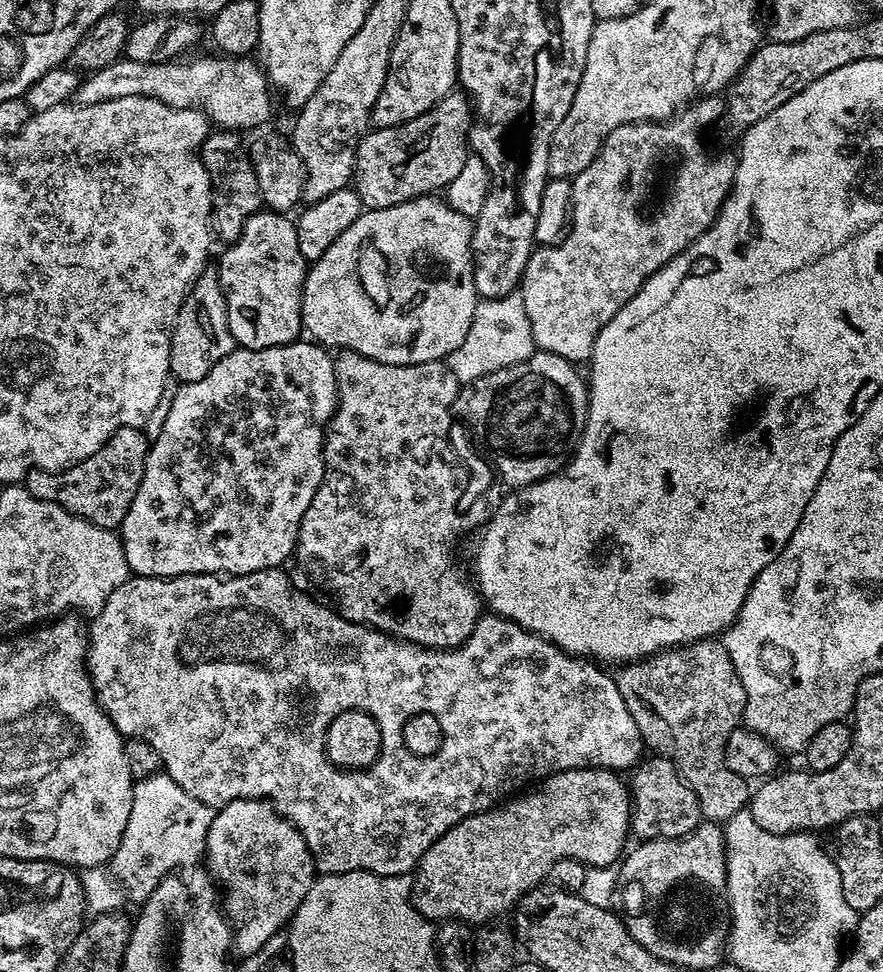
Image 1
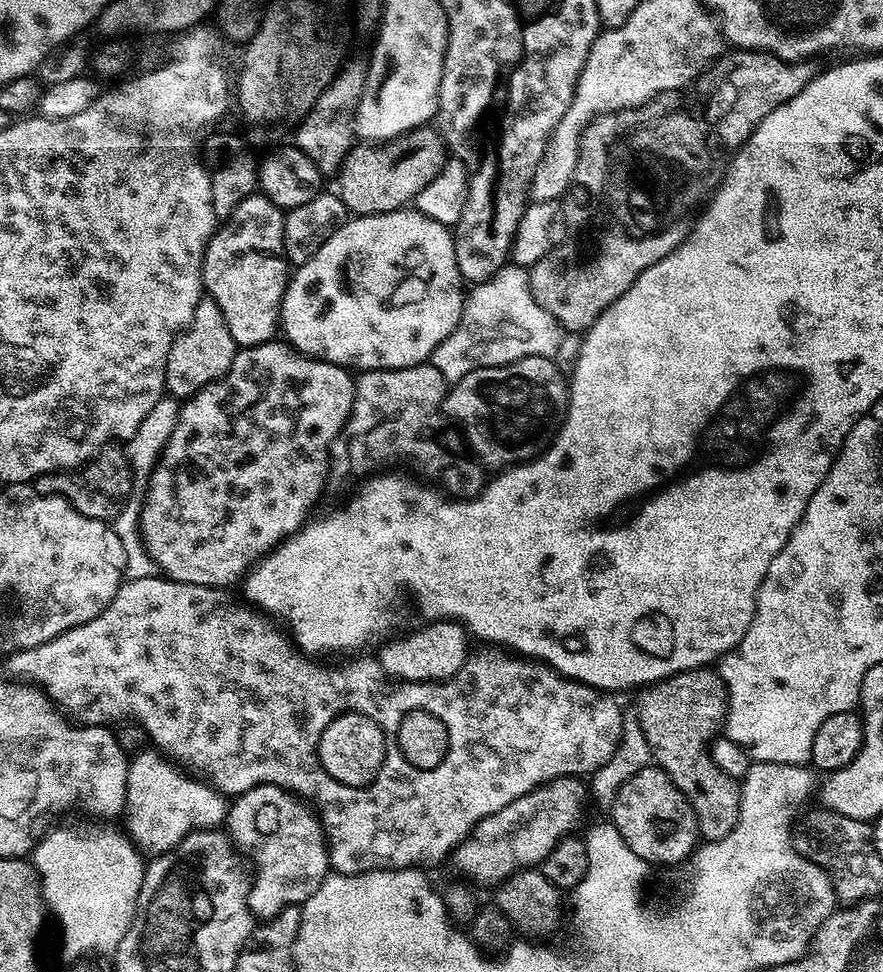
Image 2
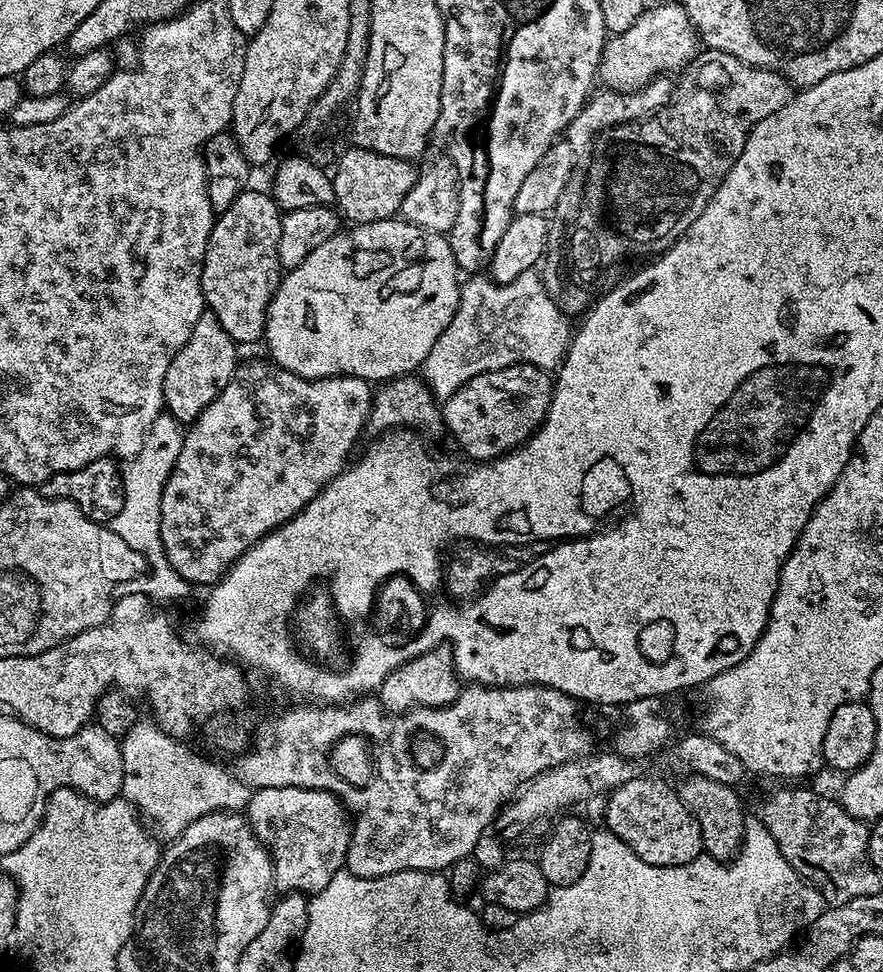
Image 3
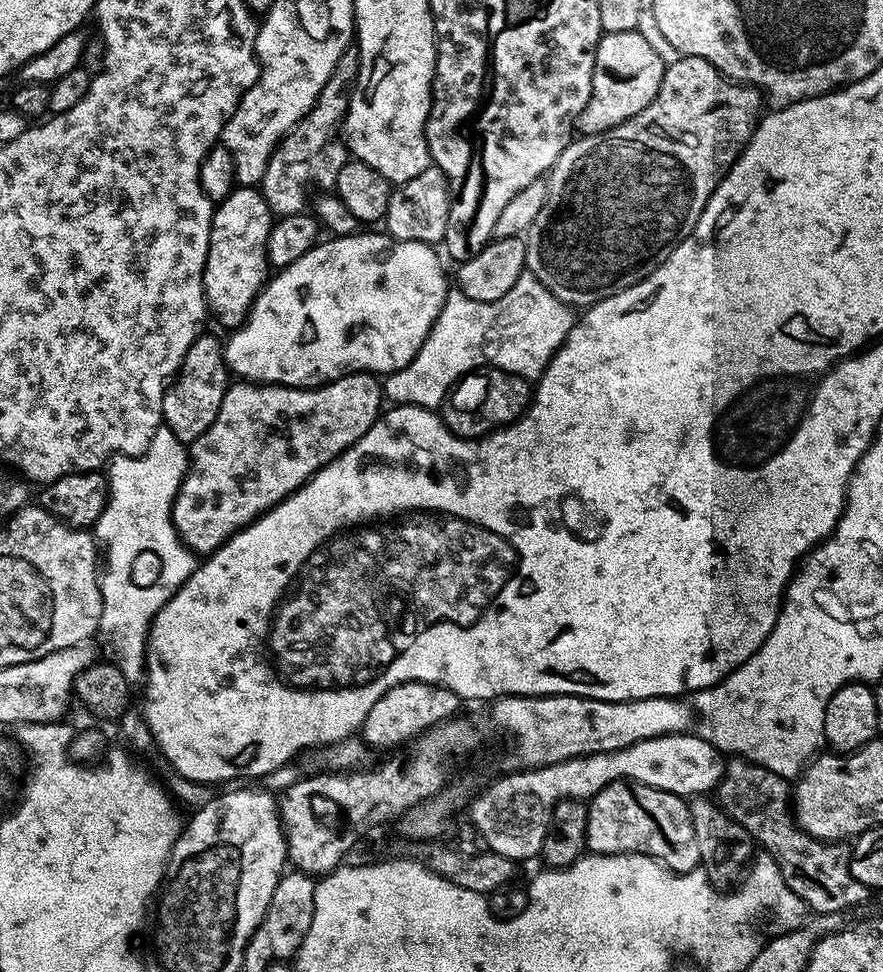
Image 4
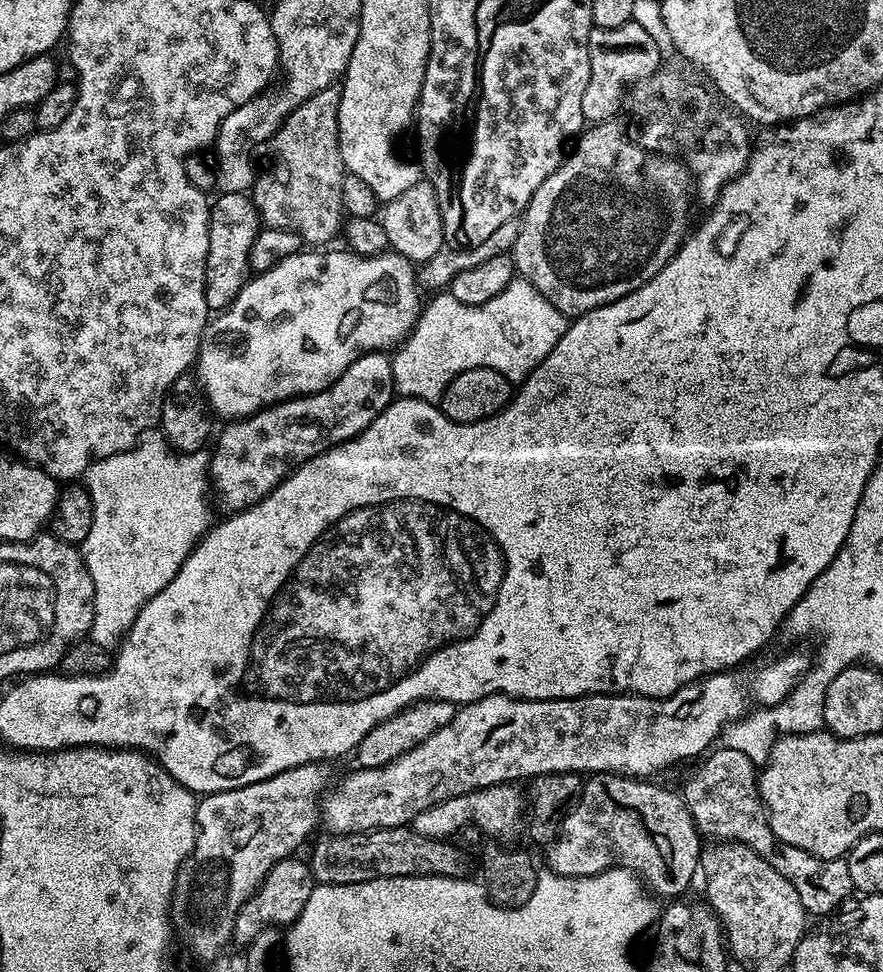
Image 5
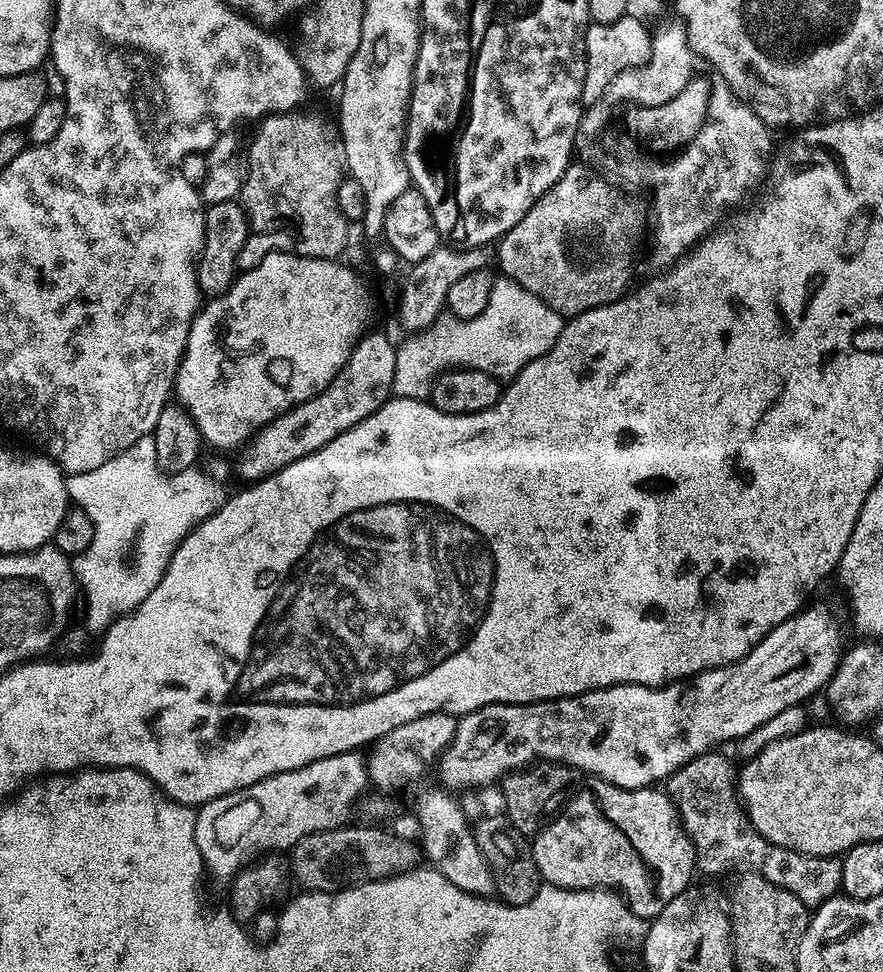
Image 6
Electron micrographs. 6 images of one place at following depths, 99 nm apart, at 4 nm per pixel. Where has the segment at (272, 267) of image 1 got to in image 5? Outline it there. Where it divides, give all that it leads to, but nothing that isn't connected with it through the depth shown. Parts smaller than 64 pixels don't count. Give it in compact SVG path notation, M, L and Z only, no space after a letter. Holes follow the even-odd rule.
M226 192L217 195L208 214L208 233L210 246L206 254L206 274L204 275L204 293L209 309L229 308L238 298L250 279L250 246L260 233L262 221L251 195L242 192Z

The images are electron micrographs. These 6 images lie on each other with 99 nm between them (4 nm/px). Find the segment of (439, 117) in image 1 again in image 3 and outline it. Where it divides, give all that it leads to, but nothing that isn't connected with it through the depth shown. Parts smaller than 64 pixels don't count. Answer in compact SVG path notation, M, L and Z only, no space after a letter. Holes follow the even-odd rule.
M349 146L341 154L336 172L331 173L335 207L341 217L352 226L393 219L400 211L402 198L406 198L406 194L410 194L410 186L414 186L418 175L416 166L410 160Z

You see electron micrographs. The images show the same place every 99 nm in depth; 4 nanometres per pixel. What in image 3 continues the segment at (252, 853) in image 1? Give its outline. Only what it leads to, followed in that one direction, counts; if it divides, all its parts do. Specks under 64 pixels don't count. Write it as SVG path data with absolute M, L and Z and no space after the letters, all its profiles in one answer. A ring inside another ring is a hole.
M258 788L248 799L246 819L252 832L268 849L274 865L274 884L281 893L321 892L334 878L334 874L345 867L344 855L348 852L348 842L352 837L349 813L334 794L319 792L313 788Z

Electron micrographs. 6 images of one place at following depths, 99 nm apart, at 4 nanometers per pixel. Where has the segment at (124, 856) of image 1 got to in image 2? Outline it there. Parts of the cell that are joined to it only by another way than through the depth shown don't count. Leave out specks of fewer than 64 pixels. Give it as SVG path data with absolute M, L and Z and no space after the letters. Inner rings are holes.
M145 750L131 757L122 816L128 819L127 835L141 853L155 858L179 846L192 832L219 829L229 807L215 788L188 775L159 751Z

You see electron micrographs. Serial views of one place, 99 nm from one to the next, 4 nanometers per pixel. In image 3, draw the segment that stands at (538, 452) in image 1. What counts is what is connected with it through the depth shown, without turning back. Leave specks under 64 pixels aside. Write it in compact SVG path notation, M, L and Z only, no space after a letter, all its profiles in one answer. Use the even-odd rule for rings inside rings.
M515 364L498 370L490 370L478 374L466 381L450 399L442 404L442 424L448 427L450 435L456 439L456 444L469 456L472 462L487 462L499 460L507 452L527 442L544 423L548 407L552 401L553 377L545 369L533 364Z

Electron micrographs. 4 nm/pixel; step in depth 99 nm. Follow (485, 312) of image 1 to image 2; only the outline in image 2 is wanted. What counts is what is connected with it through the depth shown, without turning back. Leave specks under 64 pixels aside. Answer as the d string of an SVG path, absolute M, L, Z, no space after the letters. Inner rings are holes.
M505 266L491 280L475 285L467 293L458 326L433 350L430 363L438 370L438 374L442 374L444 380L455 382L479 368L501 368L504 364L513 364L527 356L559 357L560 335L562 329L556 319L542 310L542 306L538 306L528 285L527 271L519 266Z

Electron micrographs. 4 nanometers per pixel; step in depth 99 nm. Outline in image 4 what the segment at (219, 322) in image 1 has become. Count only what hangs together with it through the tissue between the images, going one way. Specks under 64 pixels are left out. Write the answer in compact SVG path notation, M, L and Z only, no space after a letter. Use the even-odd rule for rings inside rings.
M201 334L186 350L186 358L180 363L180 371L171 381L170 387L162 398L163 423L186 446L194 441L218 418L222 398L230 383L228 363L224 360L224 345L221 337Z

